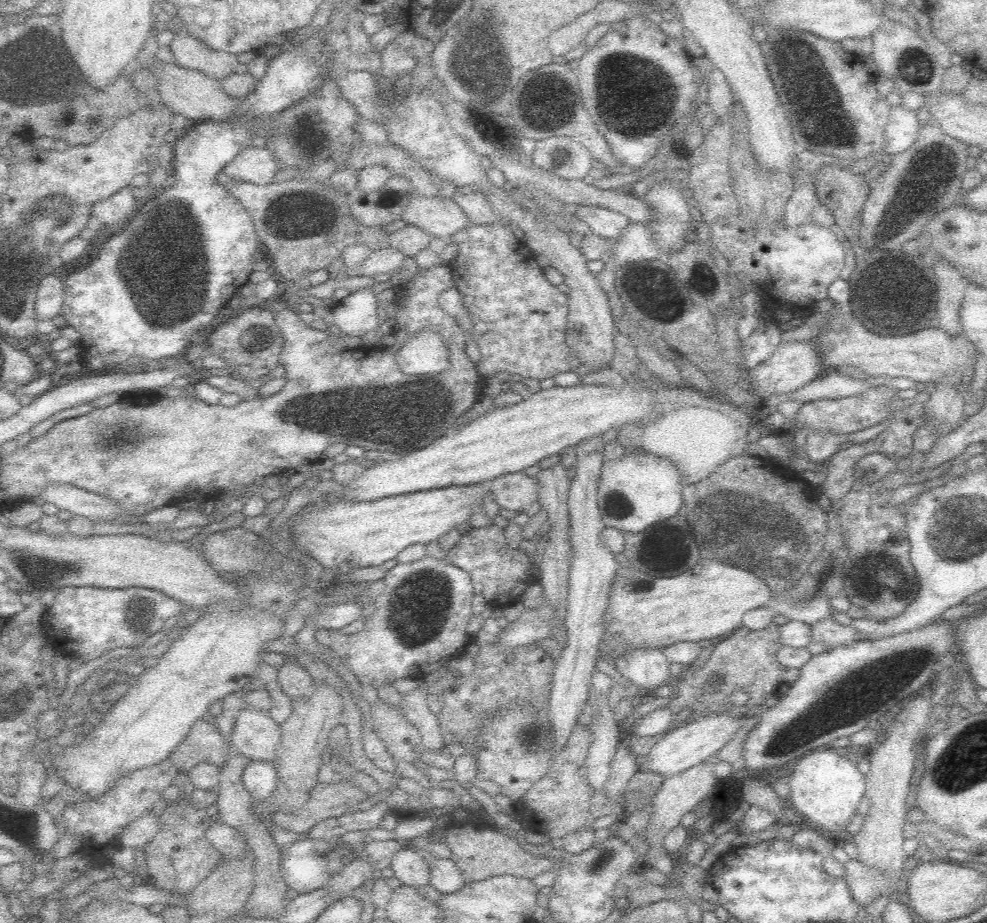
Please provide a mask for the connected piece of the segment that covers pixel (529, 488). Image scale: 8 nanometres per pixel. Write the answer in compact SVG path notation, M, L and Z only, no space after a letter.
M524 471L514 474L505 474L491 481L490 499L493 499L500 509L512 510L513 512L526 511L538 500L540 485L537 477L528 476Z

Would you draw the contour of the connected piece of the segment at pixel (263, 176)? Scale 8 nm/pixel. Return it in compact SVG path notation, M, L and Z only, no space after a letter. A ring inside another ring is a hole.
M248 146L224 168L224 172L242 182L270 184L276 180L278 160L266 148Z

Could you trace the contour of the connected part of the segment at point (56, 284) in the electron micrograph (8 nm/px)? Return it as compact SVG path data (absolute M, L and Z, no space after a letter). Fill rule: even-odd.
M48 274L40 280L35 294L35 313L38 320L53 319L61 314L65 297L64 282L58 274Z

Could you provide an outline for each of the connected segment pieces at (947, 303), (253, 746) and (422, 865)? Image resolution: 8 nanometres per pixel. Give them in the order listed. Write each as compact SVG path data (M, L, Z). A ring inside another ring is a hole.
M942 260L934 264L934 274L940 330L952 334L952 337L960 336L963 333L960 311L970 282L962 278L962 274L954 265Z
M246 707L236 718L230 741L240 754L266 761L272 760L274 750L280 744L280 734L280 726L268 713Z
M403 846L391 860L394 877L402 884L423 889L429 884L431 870L421 853L422 849L412 850Z

